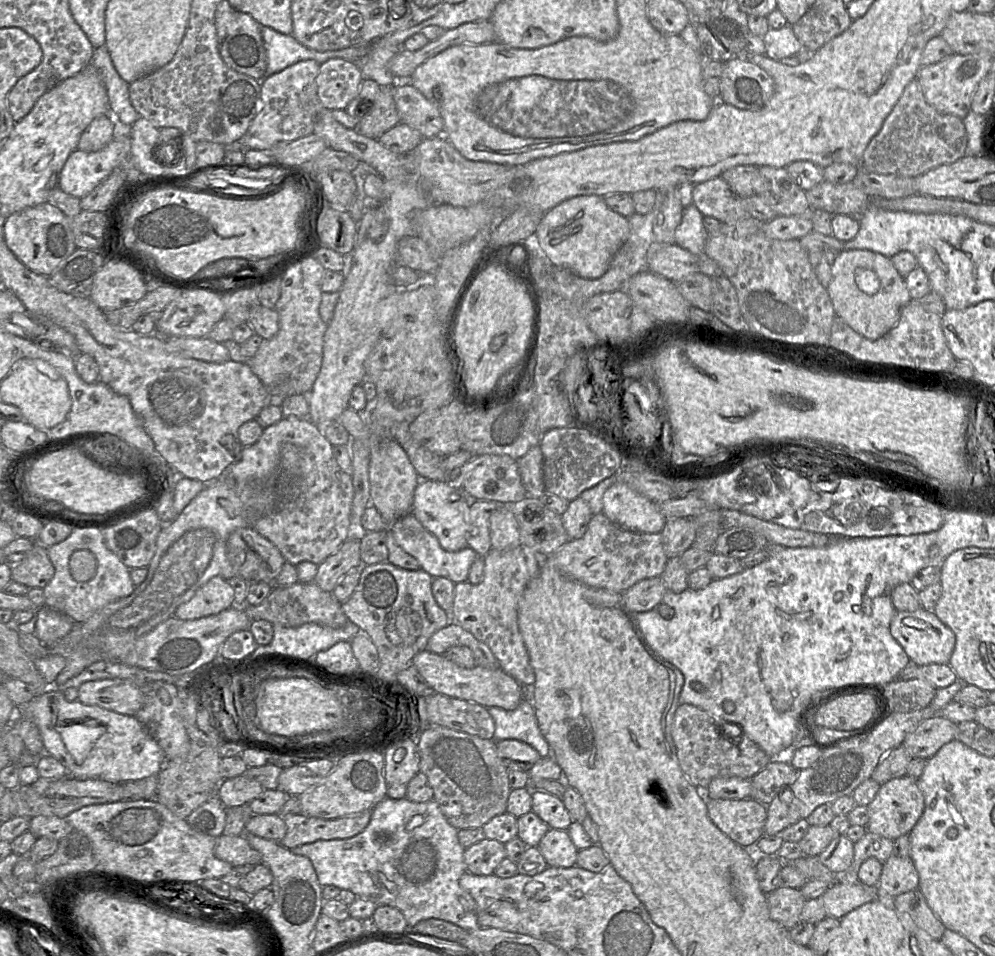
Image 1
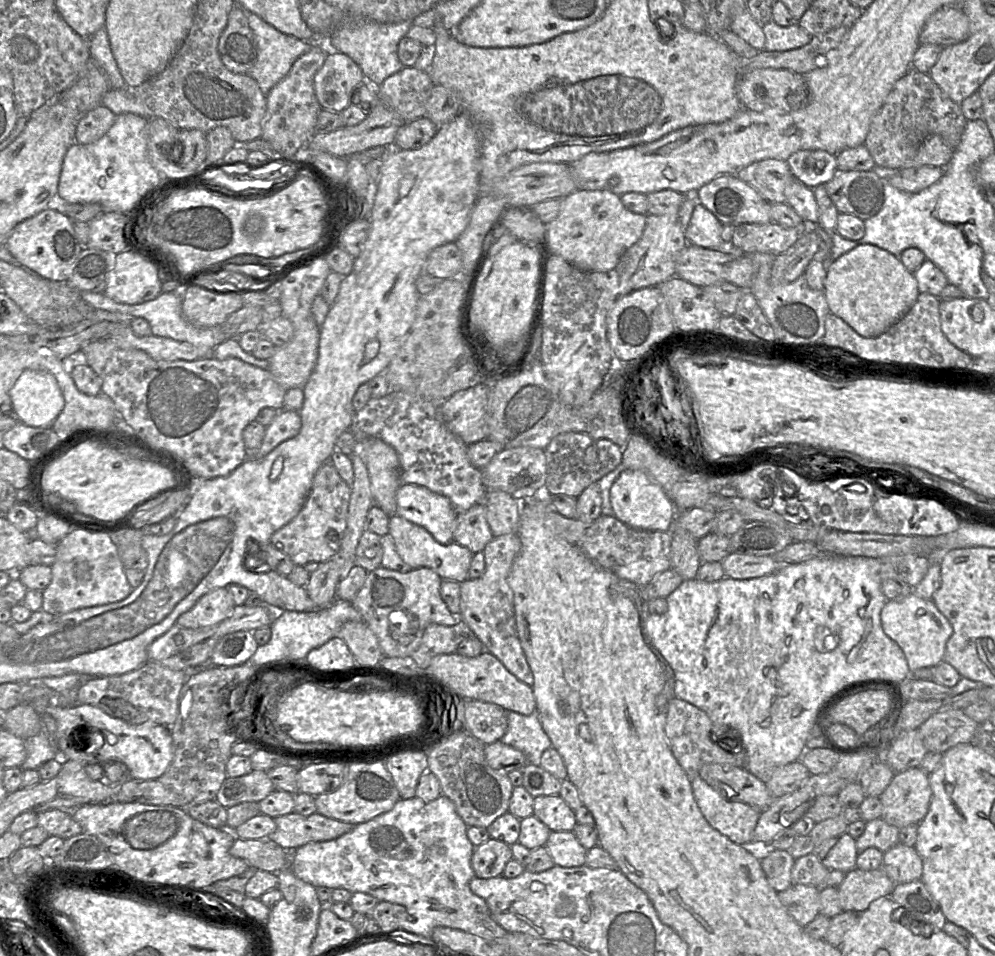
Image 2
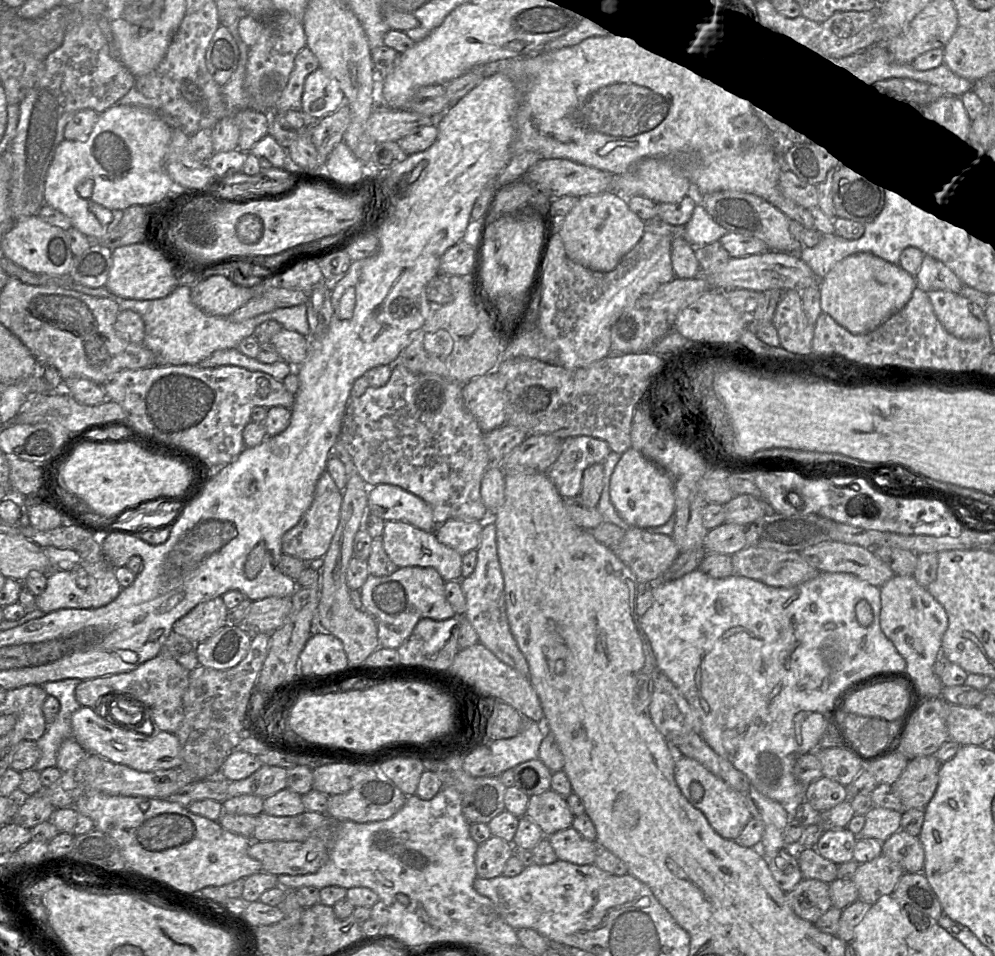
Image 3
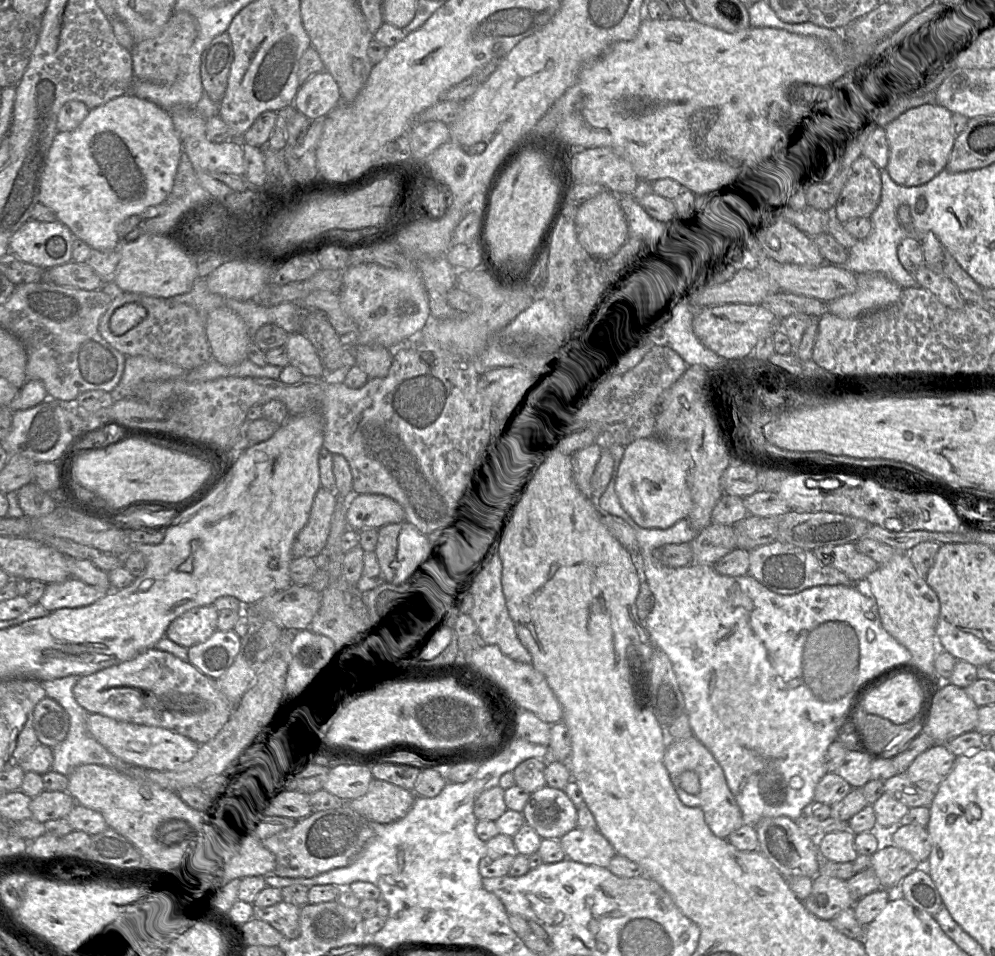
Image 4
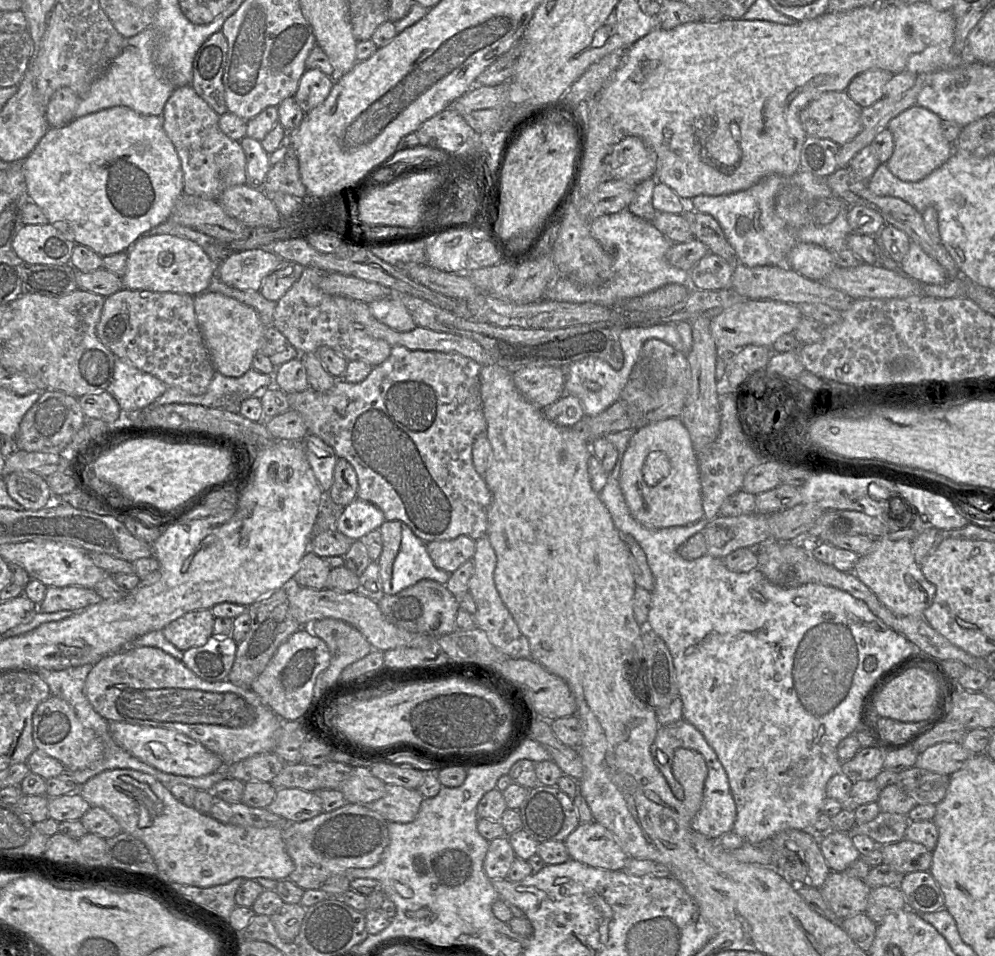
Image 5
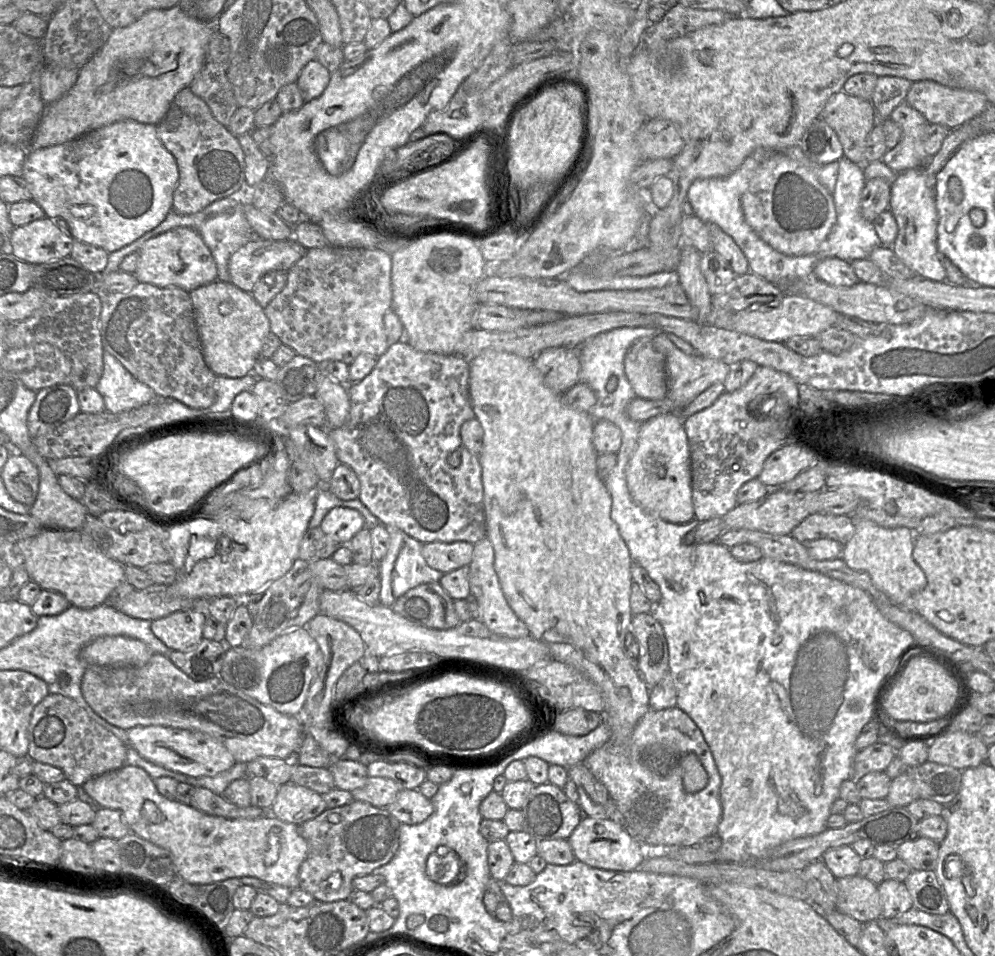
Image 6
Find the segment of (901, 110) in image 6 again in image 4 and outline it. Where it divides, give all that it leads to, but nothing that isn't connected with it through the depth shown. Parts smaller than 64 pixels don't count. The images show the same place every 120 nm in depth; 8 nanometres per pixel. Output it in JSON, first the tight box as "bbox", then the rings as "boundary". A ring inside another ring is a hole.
{"bbox":[885,103,956,187],"boundary":[[[923,103],[888,122],[885,128],[889,143],[886,169],[894,182],[906,187],[919,186],[946,168],[956,139],[950,132],[952,115],[937,103]]]}

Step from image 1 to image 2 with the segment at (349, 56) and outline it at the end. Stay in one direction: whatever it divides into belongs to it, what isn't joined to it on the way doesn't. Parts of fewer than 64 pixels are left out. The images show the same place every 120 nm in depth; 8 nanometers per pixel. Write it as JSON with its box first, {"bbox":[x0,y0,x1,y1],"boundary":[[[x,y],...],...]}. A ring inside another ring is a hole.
{"bbox":[246,13,316,95],"boundary":[[[247,13],[247,19],[257,44],[257,61],[246,74],[252,77],[258,83],[264,95],[267,95],[287,75],[293,63],[300,56],[310,51],[316,43],[284,34],[254,13]]]}

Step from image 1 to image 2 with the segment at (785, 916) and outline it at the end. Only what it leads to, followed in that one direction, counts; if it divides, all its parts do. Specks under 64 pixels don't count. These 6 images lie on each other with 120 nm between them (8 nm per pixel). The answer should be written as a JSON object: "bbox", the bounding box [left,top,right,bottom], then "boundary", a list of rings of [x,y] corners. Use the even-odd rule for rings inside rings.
{"bbox":[778,884,820,927],"boundary":[[[794,884],[788,889],[778,892],[781,904],[801,927],[809,924],[820,914],[820,888]]]}

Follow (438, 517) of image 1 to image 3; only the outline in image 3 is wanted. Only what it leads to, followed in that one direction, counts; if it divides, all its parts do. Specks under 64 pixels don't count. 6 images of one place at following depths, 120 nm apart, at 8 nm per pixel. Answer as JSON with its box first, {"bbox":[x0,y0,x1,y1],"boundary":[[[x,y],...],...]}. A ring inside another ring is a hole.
{"bbox":[367,485,438,533],"boundary":[[[395,485],[370,487],[367,512],[385,522],[406,522],[426,532],[435,533],[438,528],[433,509],[418,496]]]}

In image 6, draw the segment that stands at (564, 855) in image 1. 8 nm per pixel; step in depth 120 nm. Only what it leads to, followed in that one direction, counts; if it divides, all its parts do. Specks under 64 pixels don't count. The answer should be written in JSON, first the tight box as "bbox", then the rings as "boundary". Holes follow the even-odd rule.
{"bbox":[568,815,646,871],"boundary":[[[584,815],[568,841],[575,859],[594,868],[631,871],[638,869],[646,859],[645,846],[638,842],[618,820],[611,818]]]}

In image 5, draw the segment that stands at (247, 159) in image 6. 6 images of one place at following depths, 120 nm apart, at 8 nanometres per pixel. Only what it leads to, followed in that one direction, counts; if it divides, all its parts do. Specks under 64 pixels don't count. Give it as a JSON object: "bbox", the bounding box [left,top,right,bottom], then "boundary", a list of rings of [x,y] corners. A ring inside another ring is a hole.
{"bbox":[240,136,269,189],"boundary":[[[248,136],[243,137],[240,145],[246,155],[246,183],[255,189],[262,189],[269,170],[269,155],[261,141]]]}

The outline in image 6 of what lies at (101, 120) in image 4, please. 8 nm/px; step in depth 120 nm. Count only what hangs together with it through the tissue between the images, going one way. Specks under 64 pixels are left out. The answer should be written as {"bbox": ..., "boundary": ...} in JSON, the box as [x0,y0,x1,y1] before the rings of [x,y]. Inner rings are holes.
{"bbox":[22,120,179,253],"boundary":[[[123,120],[93,130],[64,144],[29,150],[24,162],[22,178],[27,183],[32,195],[32,201],[36,202],[43,209],[46,217],[52,220],[64,220],[76,241],[102,248],[111,253],[131,244],[145,233],[157,227],[167,214],[172,211],[173,194],[178,184],[179,170],[175,157],[164,147],[158,138],[156,125]]]}

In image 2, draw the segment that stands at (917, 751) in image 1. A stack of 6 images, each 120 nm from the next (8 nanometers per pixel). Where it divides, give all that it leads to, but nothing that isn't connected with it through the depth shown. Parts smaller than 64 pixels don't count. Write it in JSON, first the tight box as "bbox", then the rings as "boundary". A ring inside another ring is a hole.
{"bbox":[918,709,979,753],"boundary":[[[955,709],[935,713],[918,730],[928,752],[944,753],[958,744],[970,743],[979,726],[963,709]]]}

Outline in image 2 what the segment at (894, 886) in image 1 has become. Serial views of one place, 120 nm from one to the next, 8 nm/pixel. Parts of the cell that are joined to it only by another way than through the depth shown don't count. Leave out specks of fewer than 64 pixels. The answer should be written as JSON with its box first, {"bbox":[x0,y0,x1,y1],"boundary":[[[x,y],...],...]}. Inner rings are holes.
{"bbox":[882,843,923,885],"boundary":[[[898,843],[883,854],[882,869],[898,885],[921,879],[923,863],[914,846]]]}

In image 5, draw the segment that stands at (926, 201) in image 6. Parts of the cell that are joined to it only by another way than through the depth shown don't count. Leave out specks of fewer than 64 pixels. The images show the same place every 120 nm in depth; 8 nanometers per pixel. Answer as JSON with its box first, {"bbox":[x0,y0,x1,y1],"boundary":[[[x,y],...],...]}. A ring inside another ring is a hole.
{"bbox":[899,241,949,284],"boundary":[[[914,241],[899,266],[903,274],[919,283],[942,284],[949,279],[945,269]]]}

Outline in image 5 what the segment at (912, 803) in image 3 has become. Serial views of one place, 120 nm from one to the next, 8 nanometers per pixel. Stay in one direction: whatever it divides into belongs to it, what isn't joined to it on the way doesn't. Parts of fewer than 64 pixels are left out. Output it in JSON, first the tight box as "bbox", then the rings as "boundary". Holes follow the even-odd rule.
{"bbox":[914,742,972,775],"boundary":[[[940,742],[921,752],[914,767],[938,774],[951,775],[959,770],[972,756],[972,753],[961,743]]]}

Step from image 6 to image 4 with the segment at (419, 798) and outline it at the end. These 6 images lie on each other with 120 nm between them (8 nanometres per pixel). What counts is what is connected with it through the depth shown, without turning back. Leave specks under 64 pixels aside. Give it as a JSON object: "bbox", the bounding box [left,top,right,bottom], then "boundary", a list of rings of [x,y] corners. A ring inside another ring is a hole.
{"bbox":[343,779,415,824],"boundary":[[[373,779],[363,796],[343,803],[366,819],[388,824],[403,818],[411,809],[415,798],[413,791]]]}

